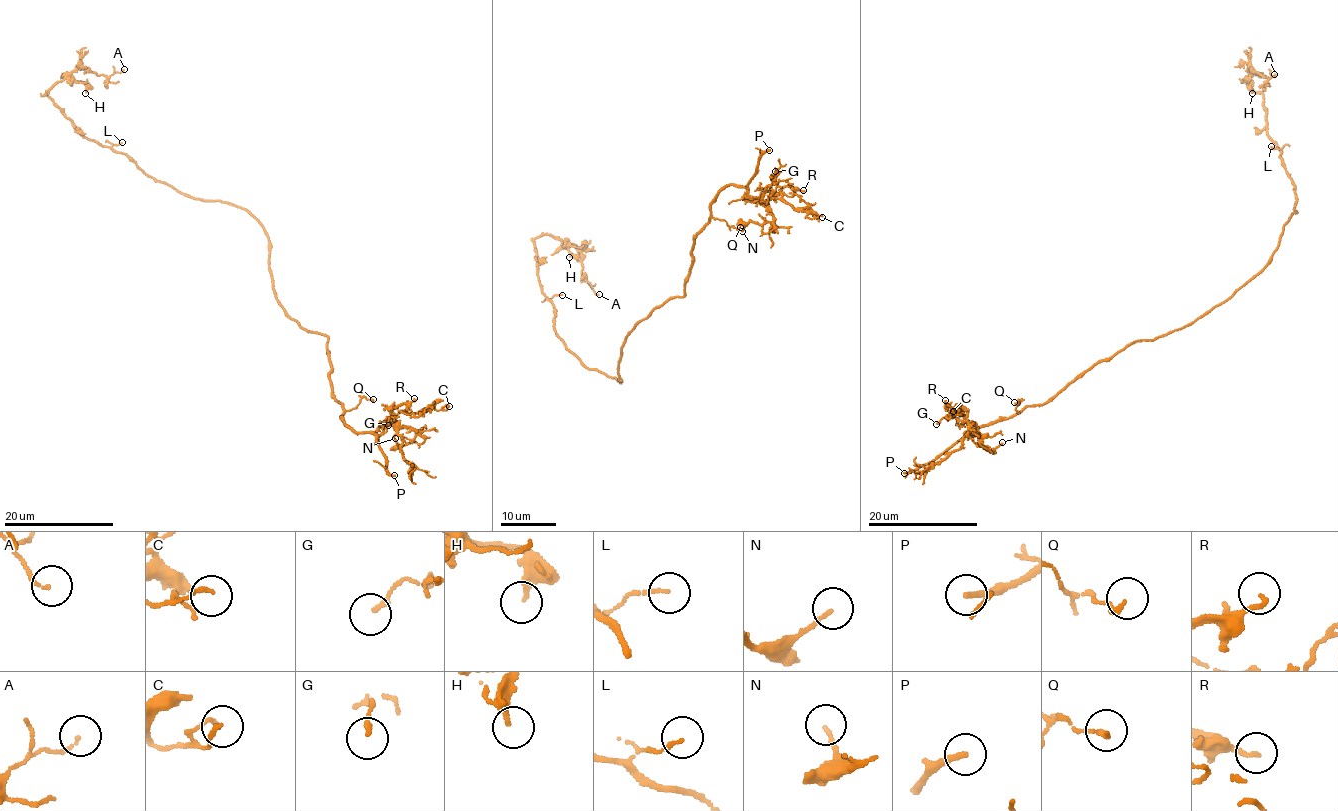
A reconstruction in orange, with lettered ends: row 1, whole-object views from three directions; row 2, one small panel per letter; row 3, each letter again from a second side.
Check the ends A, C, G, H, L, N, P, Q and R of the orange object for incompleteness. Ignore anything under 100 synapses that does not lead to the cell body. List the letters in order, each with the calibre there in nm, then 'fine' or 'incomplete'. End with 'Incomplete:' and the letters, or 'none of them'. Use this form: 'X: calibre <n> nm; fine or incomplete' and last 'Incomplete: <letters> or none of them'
A: calibre 130 nm; fine
C: calibre 130 nm; fine
G: calibre 180 nm; fine
H: calibre 180 nm; fine
L: calibre 120 nm; fine
N: calibre 120 nm; fine
P: calibre 240 nm; incomplete
Q: calibre 170 nm; fine
R: calibre 140 nm; fine
Incomplete: P

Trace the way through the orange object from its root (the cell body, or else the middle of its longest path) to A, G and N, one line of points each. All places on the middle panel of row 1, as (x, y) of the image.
A: (621, 351), (621, 383), (566, 350), (534, 240), (551, 235), (574, 245), (599, 294)
G: (621, 351), (638, 323), (683, 297), (690, 252), (719, 192), (745, 185), (766, 201), (775, 171)
N: (621, 351), (638, 323), (683, 297), (697, 233), (729, 185), (745, 185), (772, 217), (747, 222), (742, 231)

